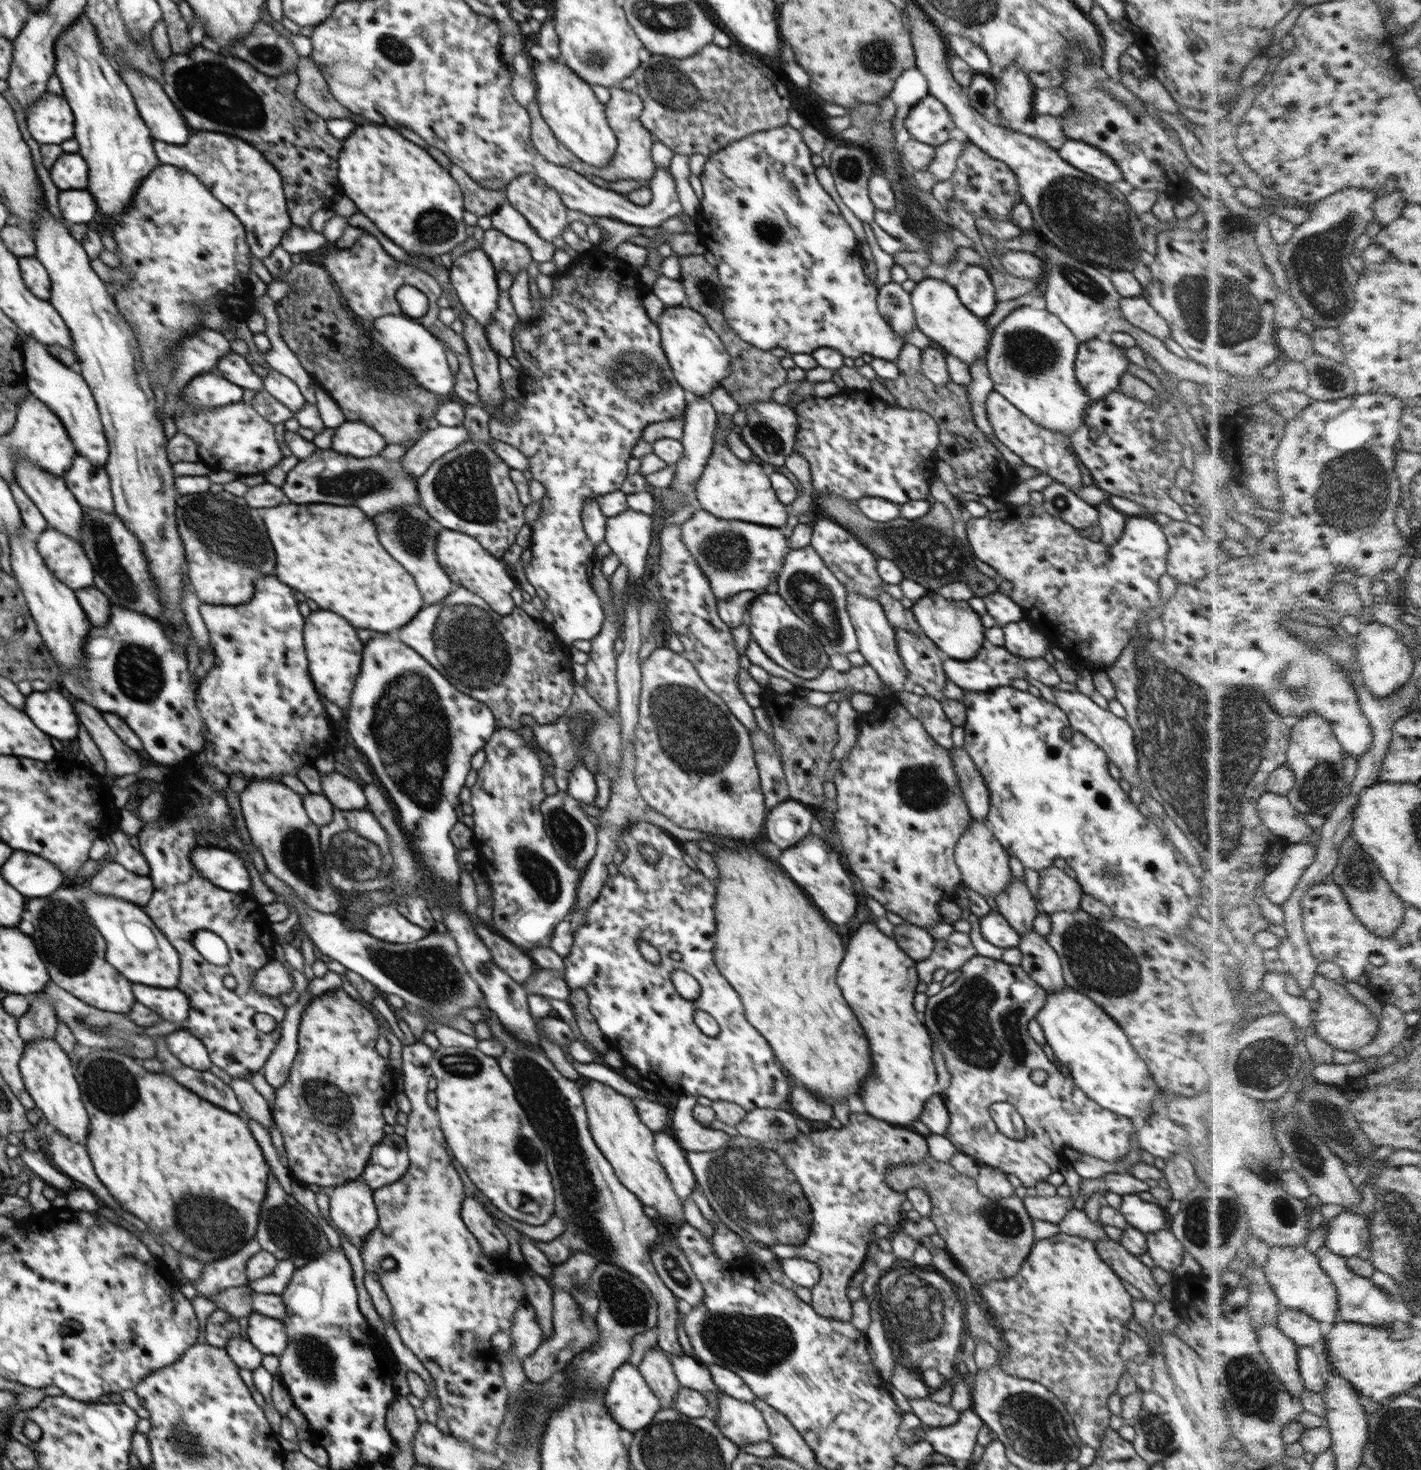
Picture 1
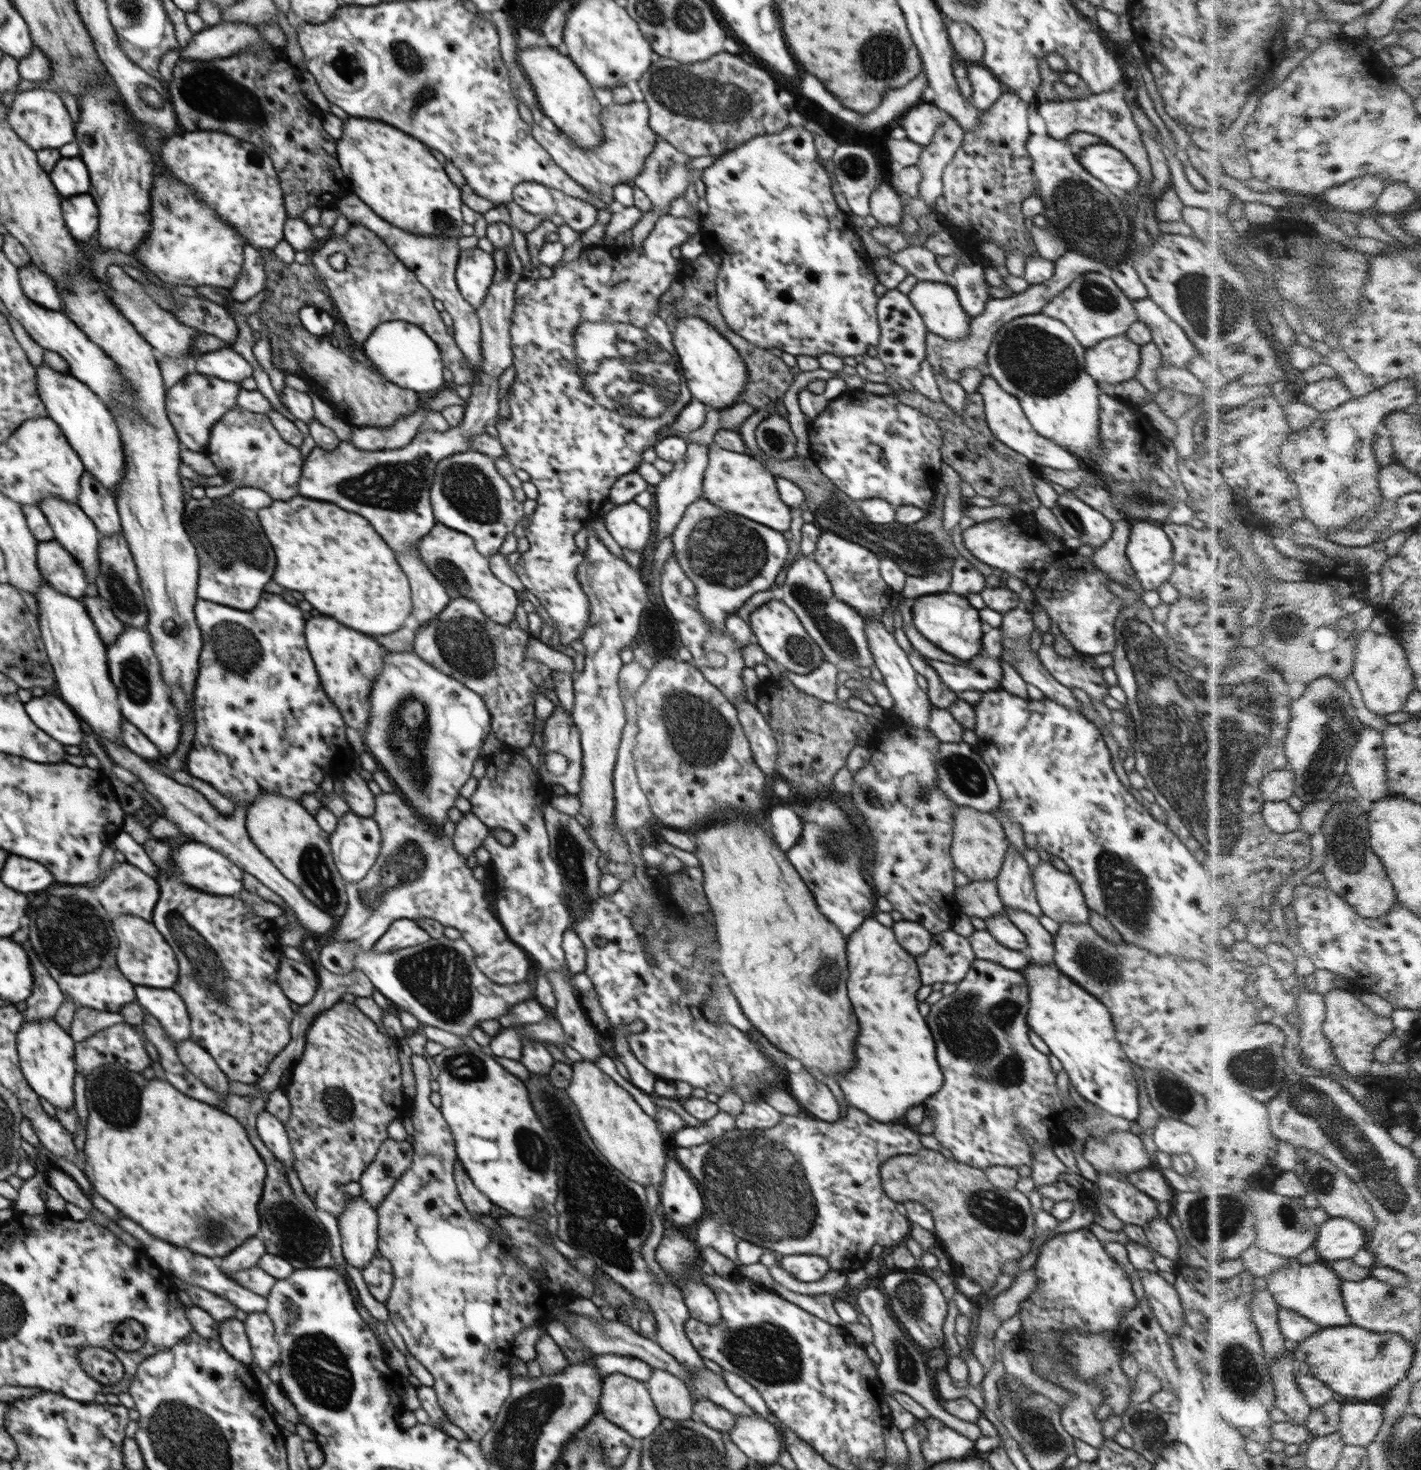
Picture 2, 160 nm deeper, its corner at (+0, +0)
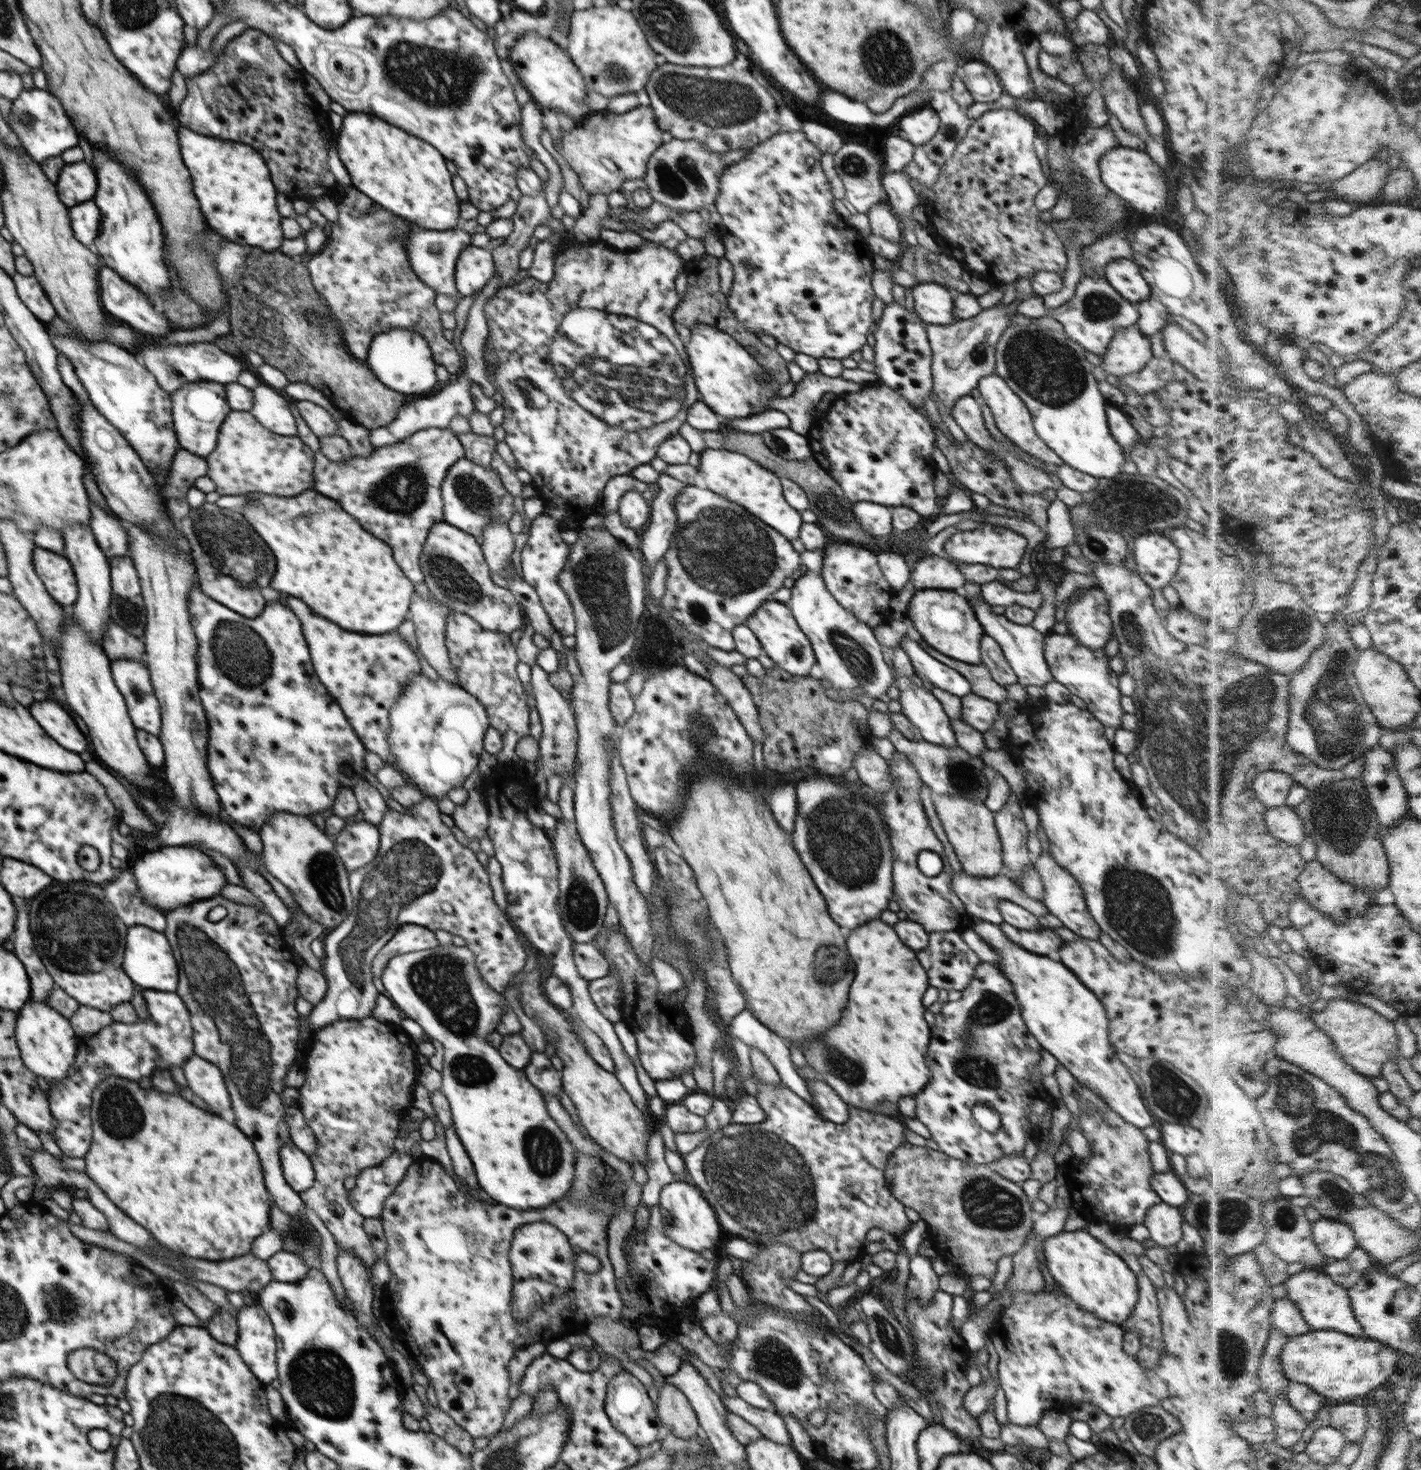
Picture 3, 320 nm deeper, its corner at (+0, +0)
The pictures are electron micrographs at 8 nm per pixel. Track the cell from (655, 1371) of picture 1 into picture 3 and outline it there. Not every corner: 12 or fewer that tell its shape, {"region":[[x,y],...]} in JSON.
{"region":[[666,1383],[657,1408],[665,1432],[692,1439],[701,1432],[684,1393]]}

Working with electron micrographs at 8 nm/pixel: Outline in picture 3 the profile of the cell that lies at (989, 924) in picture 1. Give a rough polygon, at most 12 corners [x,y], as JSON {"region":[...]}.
{"region":[[1003,921],[1010,942],[1036,955],[1058,952],[1066,942],[1052,929],[1015,928]]}

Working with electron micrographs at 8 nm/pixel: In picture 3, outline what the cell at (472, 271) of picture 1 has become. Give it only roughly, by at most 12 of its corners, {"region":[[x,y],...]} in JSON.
{"region":[[468,246],[455,266],[462,296],[476,296],[497,274],[489,248]]}

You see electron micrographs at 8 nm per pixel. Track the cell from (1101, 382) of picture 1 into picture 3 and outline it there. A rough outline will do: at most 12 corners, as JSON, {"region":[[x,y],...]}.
{"region":[[1134,323],[1116,331],[1099,365],[1121,377],[1152,357],[1150,338]]}

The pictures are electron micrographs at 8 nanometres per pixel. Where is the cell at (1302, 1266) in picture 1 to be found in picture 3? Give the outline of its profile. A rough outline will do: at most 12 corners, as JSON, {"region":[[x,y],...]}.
{"region":[[1327,1272],[1291,1276],[1289,1297],[1314,1331],[1368,1336],[1351,1292]]}

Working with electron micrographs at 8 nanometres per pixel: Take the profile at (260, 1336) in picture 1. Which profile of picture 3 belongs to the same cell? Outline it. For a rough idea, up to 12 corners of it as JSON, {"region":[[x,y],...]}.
{"region":[[257,1302],[239,1309],[235,1347],[260,1382],[278,1378],[273,1324]]}

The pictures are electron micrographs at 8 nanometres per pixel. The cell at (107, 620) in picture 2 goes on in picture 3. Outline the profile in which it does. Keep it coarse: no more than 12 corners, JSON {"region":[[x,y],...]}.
{"region":[[107,624],[102,646],[111,661],[141,660],[142,639]]}

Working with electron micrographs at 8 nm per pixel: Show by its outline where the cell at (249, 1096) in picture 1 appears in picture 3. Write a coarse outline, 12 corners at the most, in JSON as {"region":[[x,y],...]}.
{"region":[[296,1145],[280,1149],[284,1178],[297,1192],[315,1181],[311,1158]]}

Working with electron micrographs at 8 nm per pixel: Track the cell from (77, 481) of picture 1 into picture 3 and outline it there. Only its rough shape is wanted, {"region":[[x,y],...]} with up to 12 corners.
{"region":[[90,501],[89,526],[106,558],[127,556],[123,521]]}

